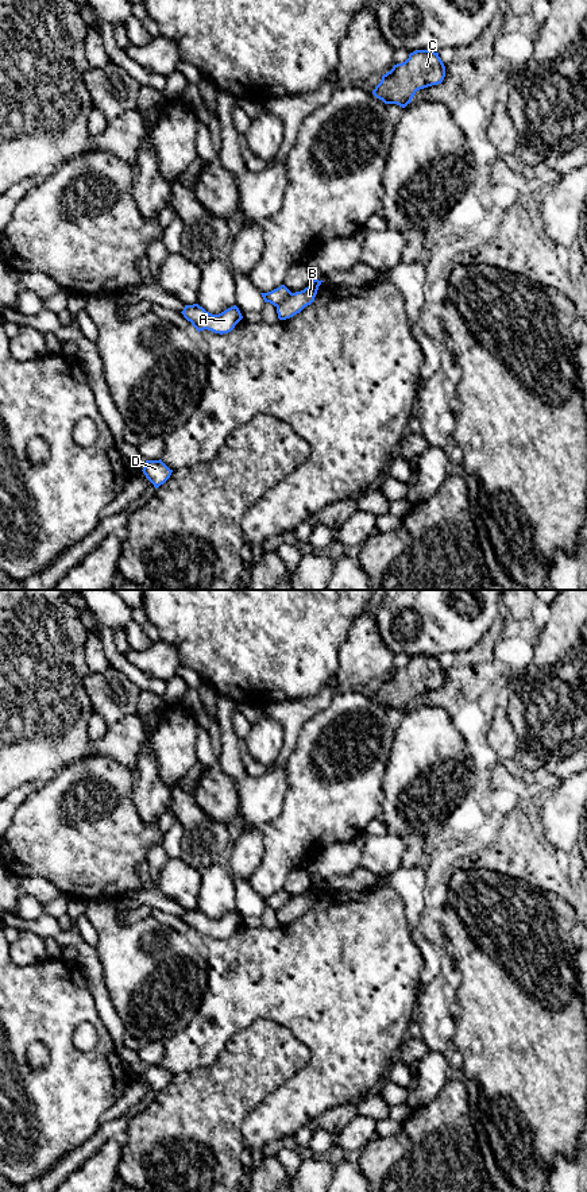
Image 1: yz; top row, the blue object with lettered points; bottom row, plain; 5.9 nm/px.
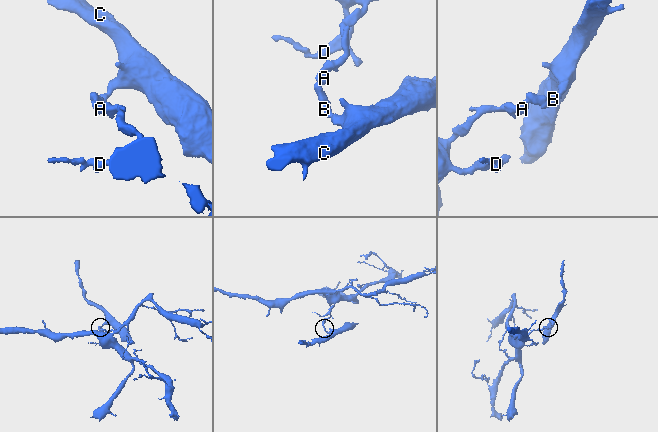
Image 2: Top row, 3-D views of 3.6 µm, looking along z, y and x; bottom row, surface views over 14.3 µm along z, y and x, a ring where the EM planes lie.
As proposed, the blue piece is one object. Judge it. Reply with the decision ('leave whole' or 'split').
split

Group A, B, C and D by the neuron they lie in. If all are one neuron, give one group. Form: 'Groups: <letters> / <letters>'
Groups: A D / B C

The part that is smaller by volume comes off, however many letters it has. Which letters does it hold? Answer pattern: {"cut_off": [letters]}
{"cut_off": ["B", "C"]}

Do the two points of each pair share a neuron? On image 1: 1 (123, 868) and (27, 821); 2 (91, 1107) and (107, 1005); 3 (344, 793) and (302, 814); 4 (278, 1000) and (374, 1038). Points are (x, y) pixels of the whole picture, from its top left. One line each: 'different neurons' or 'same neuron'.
1: same neuron
2: different neurons
3: same neuron
4: same neuron

